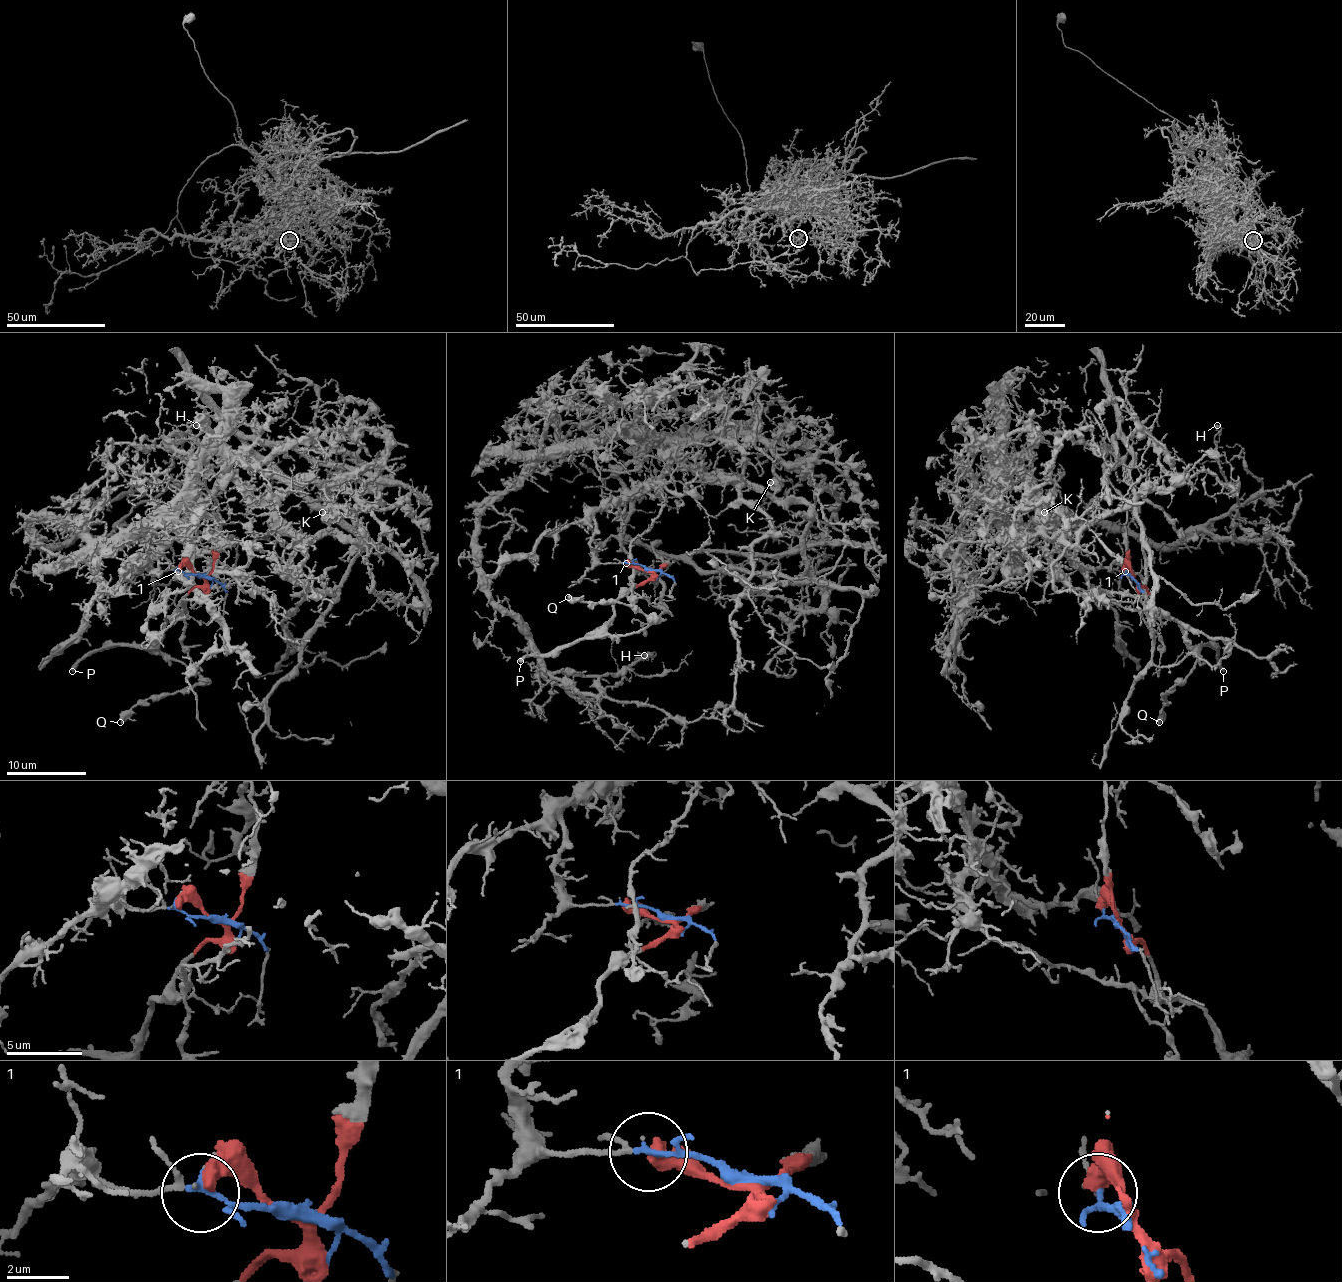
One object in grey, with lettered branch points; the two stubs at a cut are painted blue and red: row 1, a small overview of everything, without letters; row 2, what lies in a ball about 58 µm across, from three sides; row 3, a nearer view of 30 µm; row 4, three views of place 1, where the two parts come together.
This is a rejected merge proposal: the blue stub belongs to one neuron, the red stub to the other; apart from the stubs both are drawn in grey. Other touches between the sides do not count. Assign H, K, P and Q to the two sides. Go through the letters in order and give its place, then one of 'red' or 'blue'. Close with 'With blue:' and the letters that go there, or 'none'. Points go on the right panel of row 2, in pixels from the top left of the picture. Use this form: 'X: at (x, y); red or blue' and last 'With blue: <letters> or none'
H: at (1217, 425); blue
K: at (1044, 512); blue
P: at (1223, 671); red
Q: at (1159, 722); red
With blue: H, K

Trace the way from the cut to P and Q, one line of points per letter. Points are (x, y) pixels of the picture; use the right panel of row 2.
P: (1133, 576), (1147, 590), (1155, 611), (1173, 619), (1189, 645), (1210, 645), (1216, 651), (1216, 663), (1222, 671)
Q: (1133, 576), (1135, 582), (1147, 590), (1155, 611), (1177, 623), (1196, 653), (1196, 663), (1165, 693), (1159, 723)

